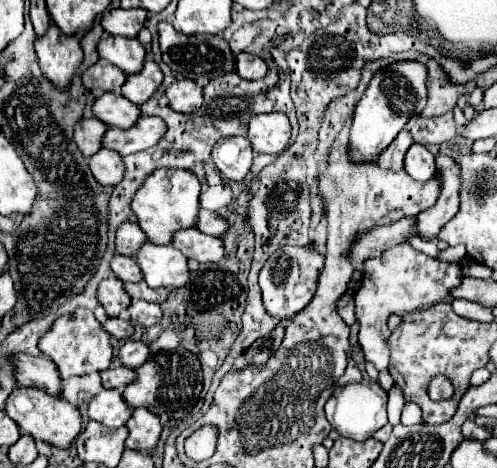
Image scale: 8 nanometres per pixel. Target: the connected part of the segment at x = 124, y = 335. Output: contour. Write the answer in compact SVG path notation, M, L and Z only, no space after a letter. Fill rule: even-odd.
M110 317L106 323L104 323L104 329L116 337L118 341L124 341L124 339L130 339L132 333L134 333L134 327L130 321L126 319L120 319L120 317Z

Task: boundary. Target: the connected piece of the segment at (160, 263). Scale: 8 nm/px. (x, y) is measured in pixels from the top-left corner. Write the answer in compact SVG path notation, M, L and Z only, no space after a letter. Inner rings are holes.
M144 243L134 259L150 287L180 289L190 281L188 259L172 245Z

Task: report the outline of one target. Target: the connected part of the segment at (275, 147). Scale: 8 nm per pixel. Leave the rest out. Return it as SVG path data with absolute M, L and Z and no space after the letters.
M264 113L250 121L248 139L252 149L266 155L278 155L290 143L290 121L284 113Z

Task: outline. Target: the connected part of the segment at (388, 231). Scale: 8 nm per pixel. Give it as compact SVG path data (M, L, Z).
M404 217L396 223L390 223L386 227L376 227L374 231L362 235L362 239L354 243L354 251L350 251L350 257L354 259L354 263L378 257L390 247L408 243L410 237L418 237L418 225L414 217Z

